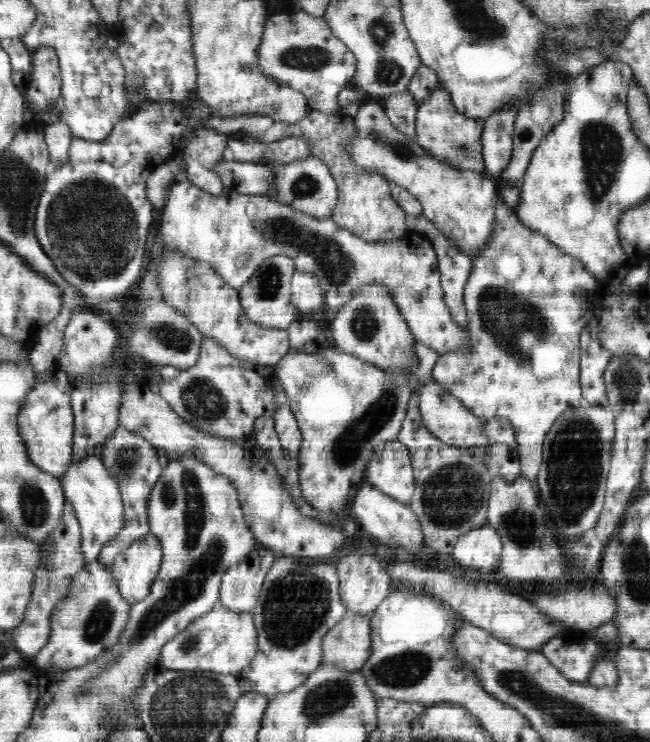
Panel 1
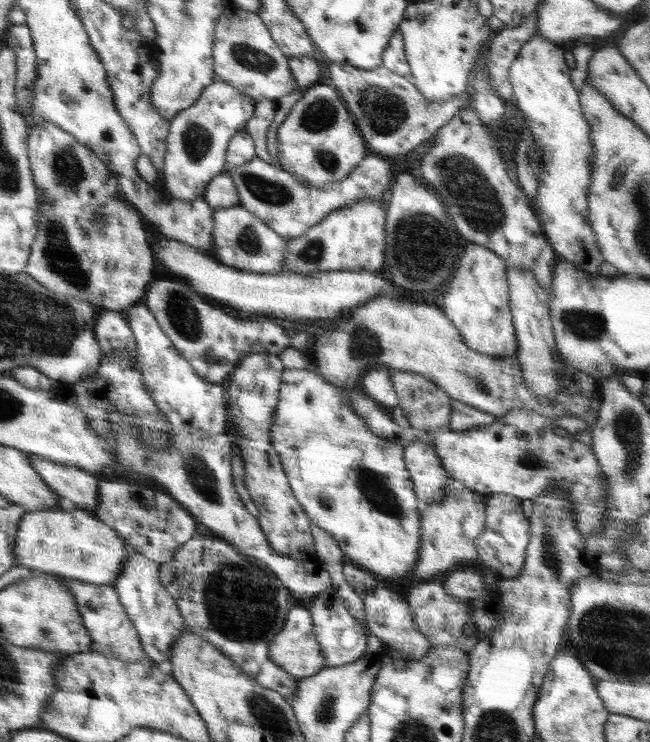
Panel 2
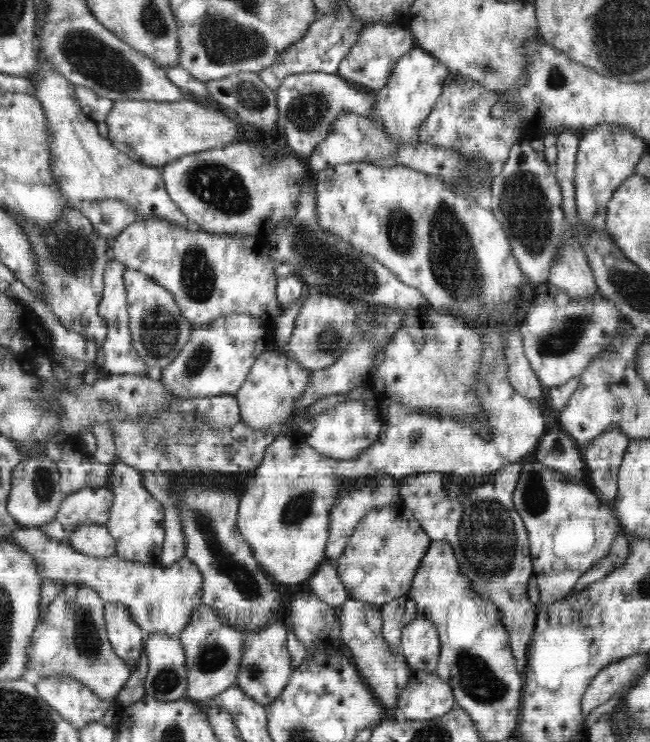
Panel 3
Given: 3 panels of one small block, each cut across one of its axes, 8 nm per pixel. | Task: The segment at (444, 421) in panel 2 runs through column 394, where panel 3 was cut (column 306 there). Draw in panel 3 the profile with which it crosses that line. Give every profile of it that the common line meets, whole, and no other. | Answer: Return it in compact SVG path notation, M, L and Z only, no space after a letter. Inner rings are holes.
M275 349L260 354L246 376L244 385L235 394L241 422L258 430L285 425L286 420L292 416L297 401L303 398L310 384L310 371L282 354L280 350Z

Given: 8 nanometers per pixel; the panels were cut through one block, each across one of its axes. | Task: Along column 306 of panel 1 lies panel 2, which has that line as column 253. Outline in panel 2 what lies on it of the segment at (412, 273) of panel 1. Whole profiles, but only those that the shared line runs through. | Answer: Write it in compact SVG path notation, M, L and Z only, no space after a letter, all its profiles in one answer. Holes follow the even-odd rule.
M240 204L215 209L213 239L214 255L226 266L254 273L280 273L283 270L288 239L274 232L263 220Z

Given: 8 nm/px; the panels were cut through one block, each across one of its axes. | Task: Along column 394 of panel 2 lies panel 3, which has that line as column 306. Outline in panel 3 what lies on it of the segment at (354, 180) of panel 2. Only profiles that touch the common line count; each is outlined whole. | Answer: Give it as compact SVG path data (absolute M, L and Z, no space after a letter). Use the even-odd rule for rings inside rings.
M247 142L230 143L226 146L211 148L210 150L205 150L202 152L197 152L194 154L187 154L183 157L177 158L175 161L166 163L160 167L161 175L165 184L165 189L170 195L170 198L182 209L182 212L188 217L188 220L199 227L201 230L210 233L222 233L222 234L246 234L257 240L263 240L267 237L280 223L284 221L289 221L296 212L295 206L297 205L297 198L299 197L299 188L301 184L309 178L312 173L304 167L302 161L298 161L298 156L284 155L274 151L274 154L267 156L265 148L268 147L268 143L258 144L258 146L253 146L253 144L248 144Z

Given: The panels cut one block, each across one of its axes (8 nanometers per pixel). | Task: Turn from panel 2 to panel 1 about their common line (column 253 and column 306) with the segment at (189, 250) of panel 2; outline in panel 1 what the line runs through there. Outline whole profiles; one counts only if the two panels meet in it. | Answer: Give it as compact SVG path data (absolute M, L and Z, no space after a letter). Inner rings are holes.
M296 271L291 280L293 306L302 316L316 311L324 304L324 292L319 286L316 275Z

